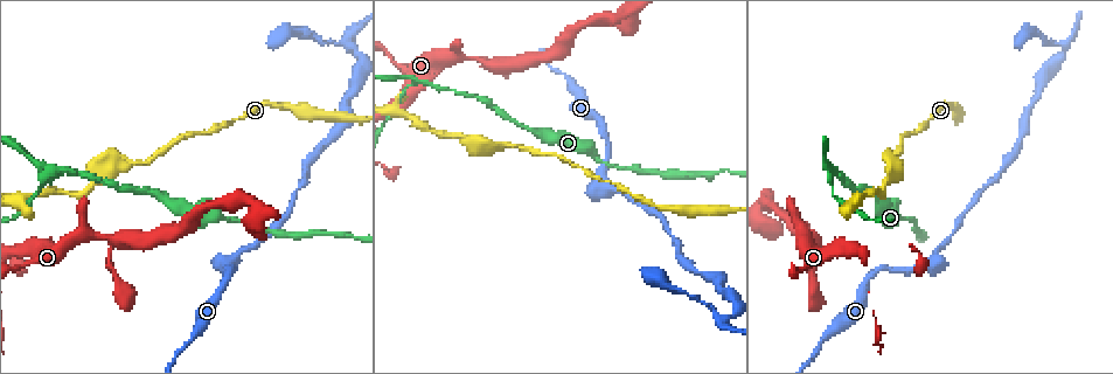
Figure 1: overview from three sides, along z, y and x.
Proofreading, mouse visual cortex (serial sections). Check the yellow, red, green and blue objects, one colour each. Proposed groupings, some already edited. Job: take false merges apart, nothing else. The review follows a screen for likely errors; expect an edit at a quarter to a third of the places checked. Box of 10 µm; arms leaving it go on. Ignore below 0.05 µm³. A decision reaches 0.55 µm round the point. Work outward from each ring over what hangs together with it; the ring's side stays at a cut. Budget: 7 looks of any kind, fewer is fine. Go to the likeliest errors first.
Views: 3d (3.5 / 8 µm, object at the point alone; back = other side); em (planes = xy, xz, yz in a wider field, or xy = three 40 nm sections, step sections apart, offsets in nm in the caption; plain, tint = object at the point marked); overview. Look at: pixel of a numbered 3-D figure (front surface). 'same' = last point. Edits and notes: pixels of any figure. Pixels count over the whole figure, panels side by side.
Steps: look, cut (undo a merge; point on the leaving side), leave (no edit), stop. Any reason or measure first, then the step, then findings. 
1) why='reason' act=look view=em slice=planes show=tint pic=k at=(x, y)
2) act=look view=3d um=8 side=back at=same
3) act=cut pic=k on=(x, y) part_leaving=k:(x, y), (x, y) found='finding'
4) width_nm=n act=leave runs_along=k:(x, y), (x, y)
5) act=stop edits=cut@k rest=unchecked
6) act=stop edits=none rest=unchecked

why='a fork' act=look view=3d um=3.5 side=back pic=1 at=(430, 85)

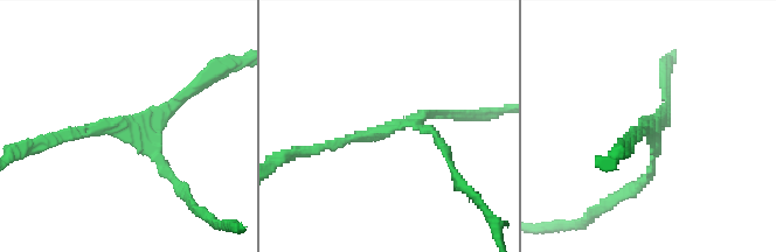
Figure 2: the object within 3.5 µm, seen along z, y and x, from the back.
arms=3 arm_widths_nm=100,150,150 why='shape alone is not enough' act=look view=em slice=xy step=2 show=tint pic=2 at=(130, 129)

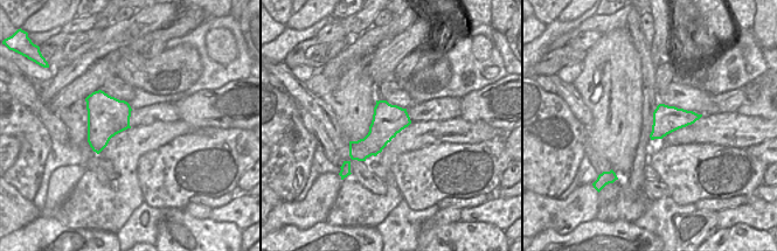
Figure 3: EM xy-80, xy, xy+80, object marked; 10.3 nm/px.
act=leave runs_along=2:(52, 141), (127, 127), (174, 181) found='continuous, no second cell'

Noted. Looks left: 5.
why='three arms meet' act=look view=3d um=3.5 pic=1 at=(1067, 44)

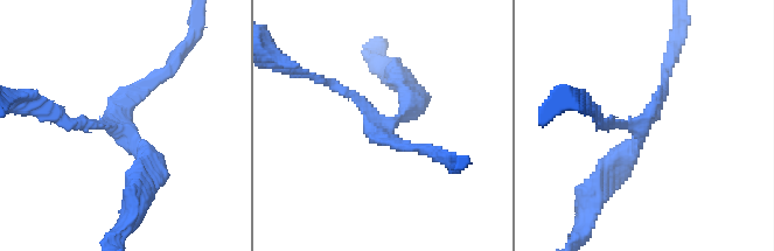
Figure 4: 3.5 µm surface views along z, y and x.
act=look view=em slice=xy step=2 show=tint pic=4 at=(117, 128)

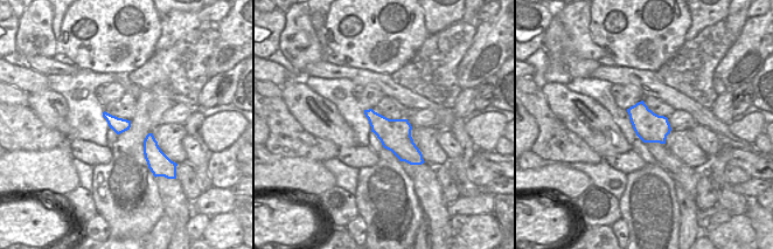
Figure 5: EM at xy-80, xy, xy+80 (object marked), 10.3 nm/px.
why='cut it another way' act=look view=em slice=xy step=1 show=tint at=same

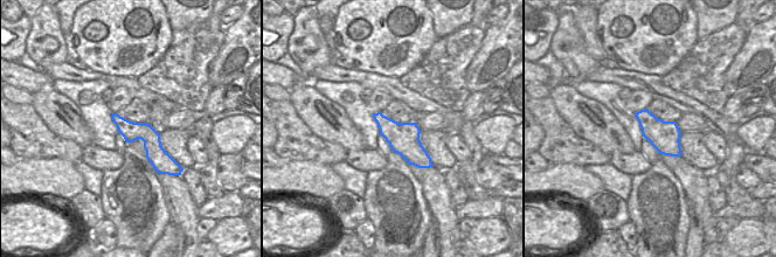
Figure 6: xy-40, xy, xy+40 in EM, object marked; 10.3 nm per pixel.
arm_widths_nm=150,150,300 act=leave runs_along=6:(115, 117), (152, 144), (161, 169) found='continuous, no second cell'

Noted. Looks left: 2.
act=stop edits=none rest=unchecked

